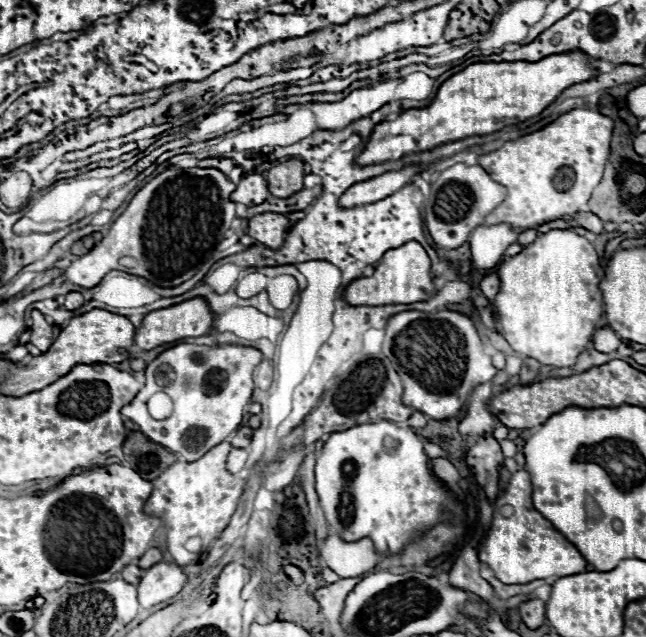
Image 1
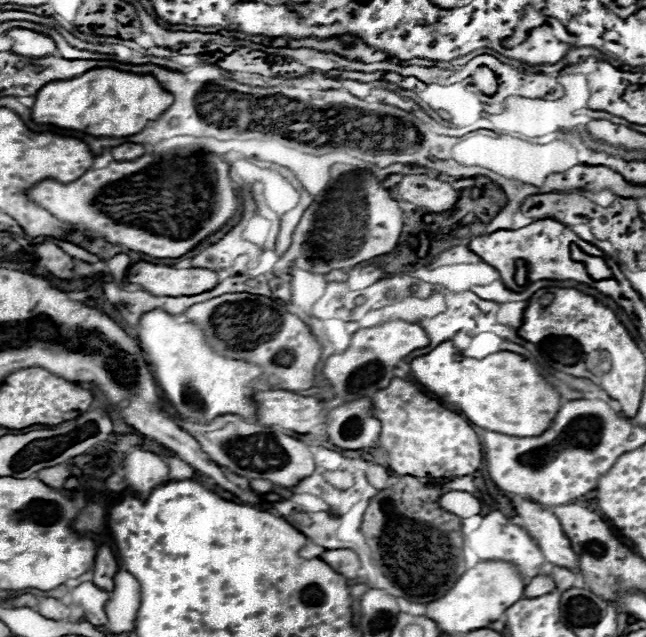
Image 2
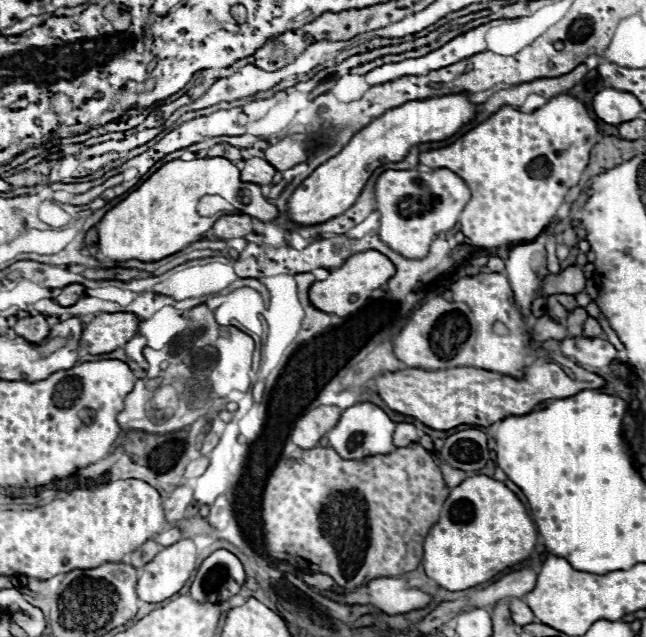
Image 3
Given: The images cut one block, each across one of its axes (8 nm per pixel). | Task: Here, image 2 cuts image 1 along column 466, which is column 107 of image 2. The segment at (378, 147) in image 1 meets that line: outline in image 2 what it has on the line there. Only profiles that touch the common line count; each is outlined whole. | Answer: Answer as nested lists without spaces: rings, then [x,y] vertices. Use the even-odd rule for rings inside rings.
[[[94,68],[70,80],[46,84],[32,106],[32,118],[38,124],[80,130],[90,136],[120,138],[142,132],[174,102],[174,96],[150,74],[132,74],[116,68]]]

